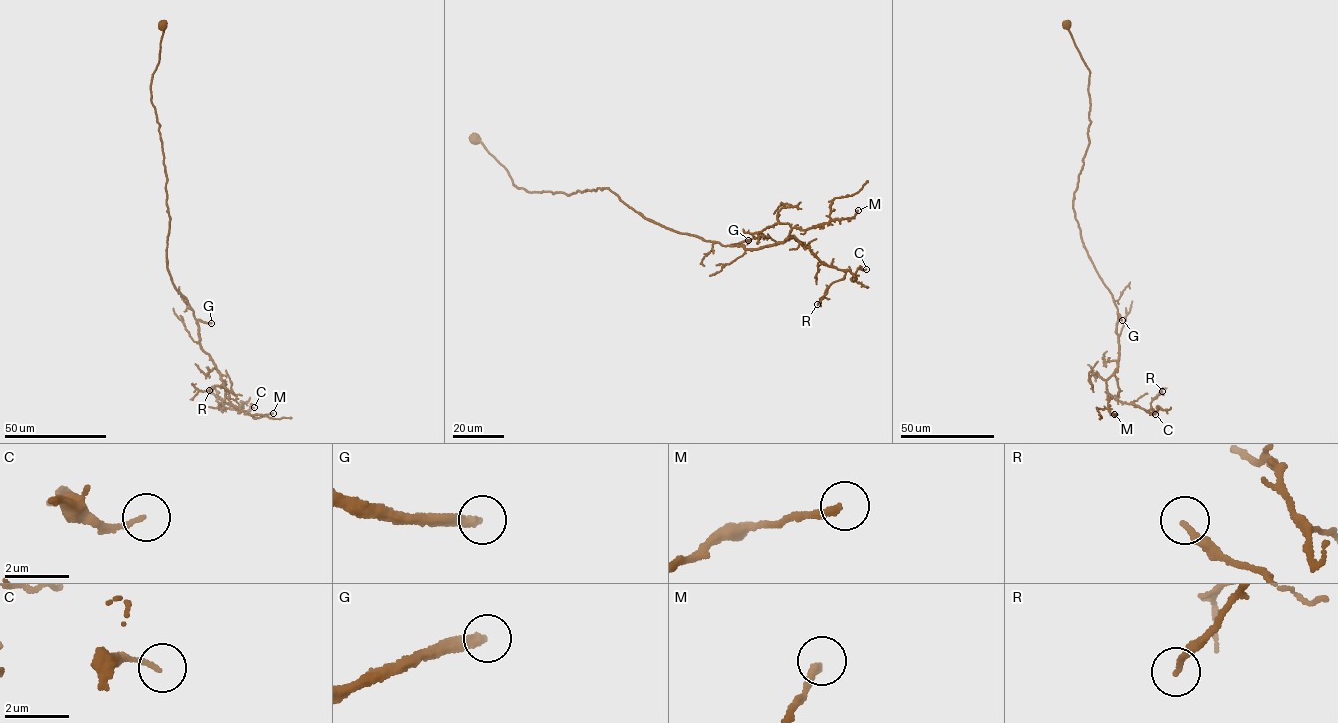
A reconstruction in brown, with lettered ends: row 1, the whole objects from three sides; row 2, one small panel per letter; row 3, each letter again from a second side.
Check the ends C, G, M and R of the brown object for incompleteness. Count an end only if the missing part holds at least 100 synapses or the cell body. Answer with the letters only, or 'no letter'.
G

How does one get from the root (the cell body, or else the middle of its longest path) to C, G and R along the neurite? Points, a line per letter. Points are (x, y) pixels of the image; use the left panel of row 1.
C: (162, 24), (150, 91), (167, 179), (168, 271), (193, 310), (200, 347), (224, 382), (222, 409), (254, 407)
G: (162, 24), (150, 91), (167, 179), (168, 270), (193, 317), (211, 323)
R: (162, 24), (150, 91), (167, 179), (168, 270), (224, 382), (222, 409), (238, 409), (209, 390)

